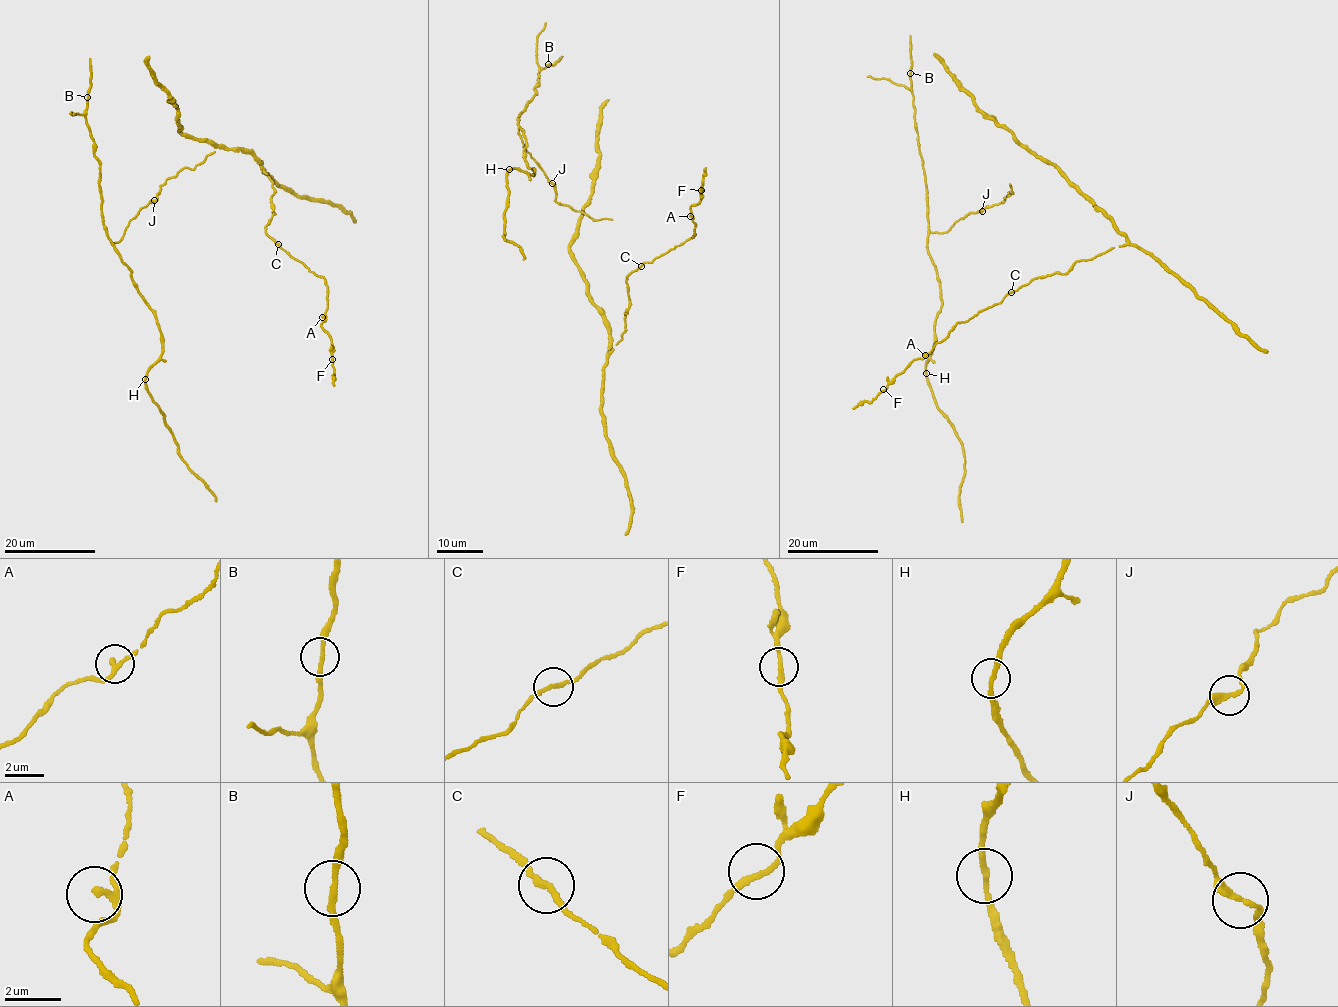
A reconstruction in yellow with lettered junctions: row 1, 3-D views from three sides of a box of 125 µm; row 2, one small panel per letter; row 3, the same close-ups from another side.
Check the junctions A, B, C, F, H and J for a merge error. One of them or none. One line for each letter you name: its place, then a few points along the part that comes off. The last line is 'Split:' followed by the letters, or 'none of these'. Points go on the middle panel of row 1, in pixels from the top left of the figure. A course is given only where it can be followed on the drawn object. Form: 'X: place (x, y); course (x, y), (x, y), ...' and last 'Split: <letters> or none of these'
Split: none of these

